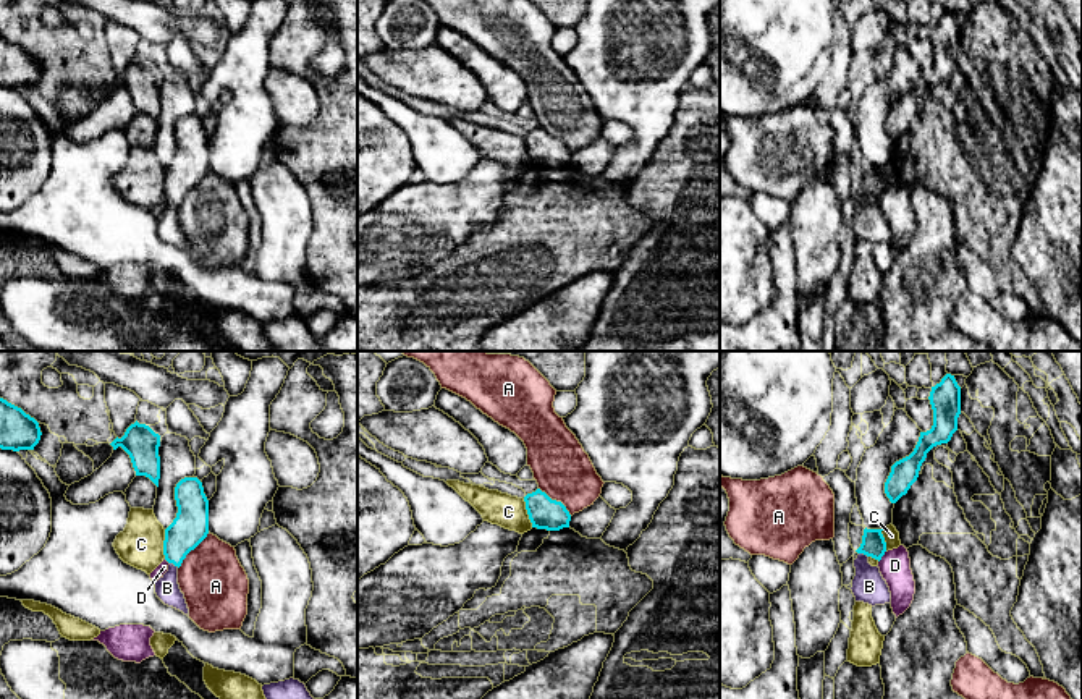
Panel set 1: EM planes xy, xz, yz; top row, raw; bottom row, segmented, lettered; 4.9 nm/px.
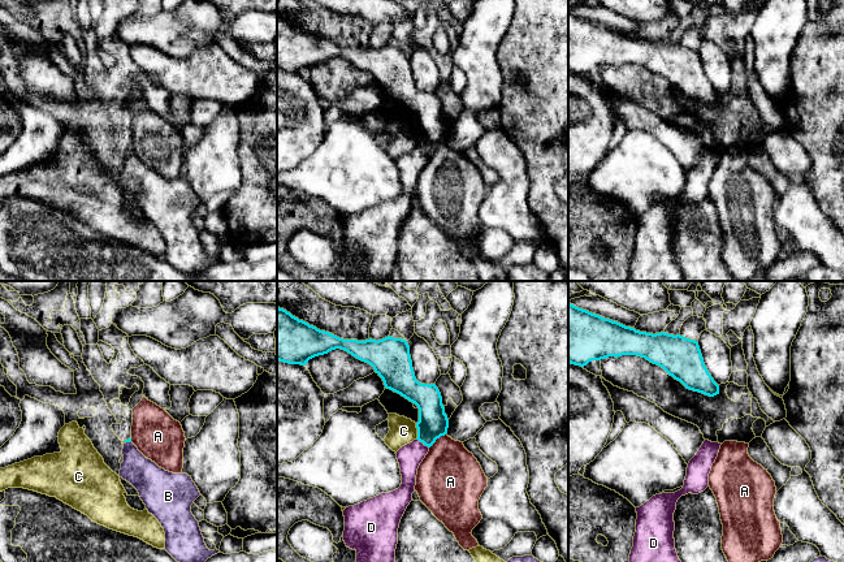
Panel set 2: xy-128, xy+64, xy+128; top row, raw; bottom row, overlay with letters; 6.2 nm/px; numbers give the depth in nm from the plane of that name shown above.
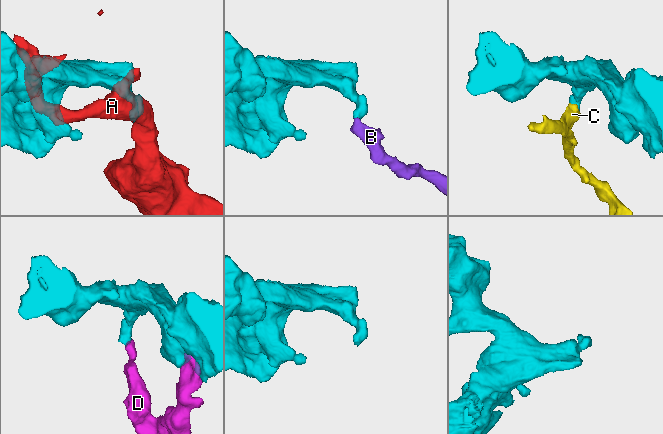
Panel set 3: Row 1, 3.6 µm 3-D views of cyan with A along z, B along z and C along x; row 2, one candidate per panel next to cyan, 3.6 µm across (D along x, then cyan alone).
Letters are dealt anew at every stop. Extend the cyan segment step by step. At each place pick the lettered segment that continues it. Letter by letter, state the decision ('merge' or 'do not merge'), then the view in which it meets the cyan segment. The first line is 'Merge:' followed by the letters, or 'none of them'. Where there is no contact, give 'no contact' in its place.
Merge: B
A: do not merge; contact in xy
B: merge; contact in yz
C: do not merge; contact in xy
D: do not merge; contact in yz

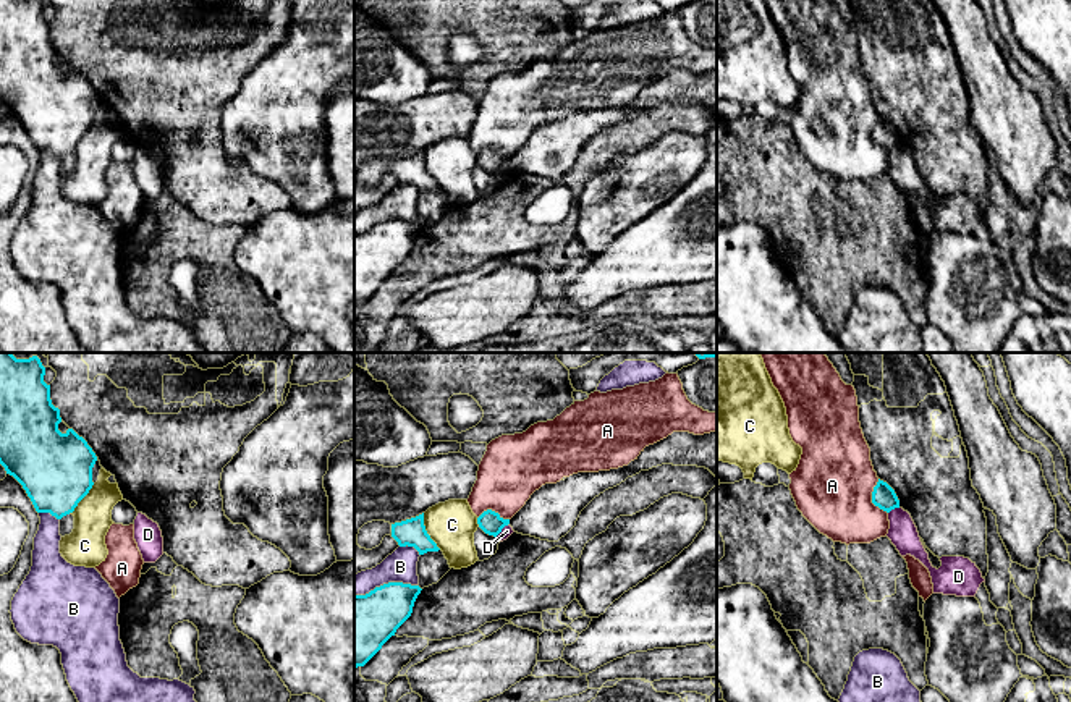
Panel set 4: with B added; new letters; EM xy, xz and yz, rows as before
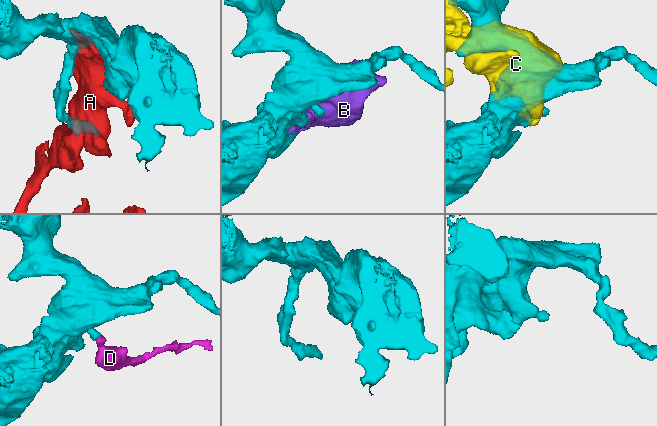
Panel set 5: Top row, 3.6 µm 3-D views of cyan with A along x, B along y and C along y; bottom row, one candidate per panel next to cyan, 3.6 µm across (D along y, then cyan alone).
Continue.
Merge: none of them
A: do not merge; contact in yz
B: do not merge; contact in xz
C: do not merge; contact in xz
D: do not merge; contact in xz

